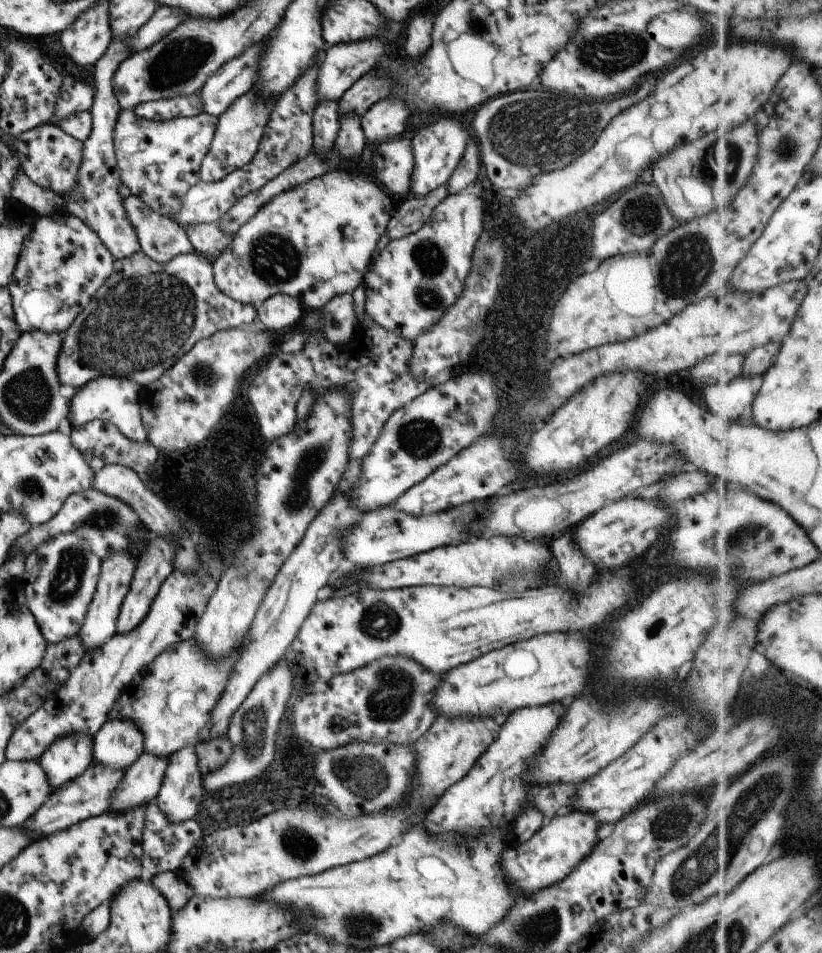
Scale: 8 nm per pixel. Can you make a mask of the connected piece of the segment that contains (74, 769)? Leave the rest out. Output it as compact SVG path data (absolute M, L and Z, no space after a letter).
M80 734L59 739L46 750L39 766L42 766L52 789L79 778L94 764L92 746L92 737Z

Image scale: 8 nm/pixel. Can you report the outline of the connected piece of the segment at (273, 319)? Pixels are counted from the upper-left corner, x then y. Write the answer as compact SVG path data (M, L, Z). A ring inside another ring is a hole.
M276 294L257 308L257 318L270 330L282 330L298 324L306 310L299 300L289 295Z

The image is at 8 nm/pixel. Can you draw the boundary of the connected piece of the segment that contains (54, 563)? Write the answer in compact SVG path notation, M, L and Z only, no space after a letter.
M67 533L54 538L25 558L24 573L20 577L24 584L25 606L34 616L36 625L47 645L58 645L79 634L88 606L92 603L97 590L101 564L102 562L93 554L89 543L86 543L86 540L83 540L81 534L78 533Z

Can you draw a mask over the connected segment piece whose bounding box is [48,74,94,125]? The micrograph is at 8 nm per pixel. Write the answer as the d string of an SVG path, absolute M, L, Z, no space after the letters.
M75 76L63 78L63 84L55 103L55 113L50 124L58 125L66 118L78 112L89 111L93 106L92 86L86 82L80 82Z

